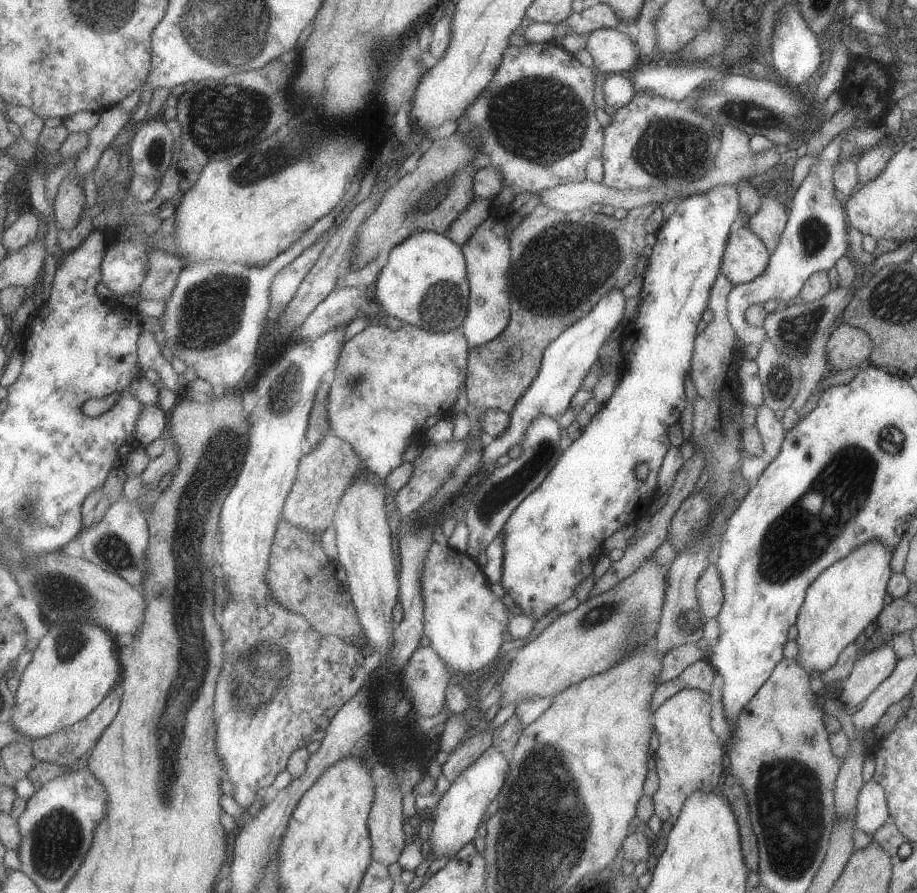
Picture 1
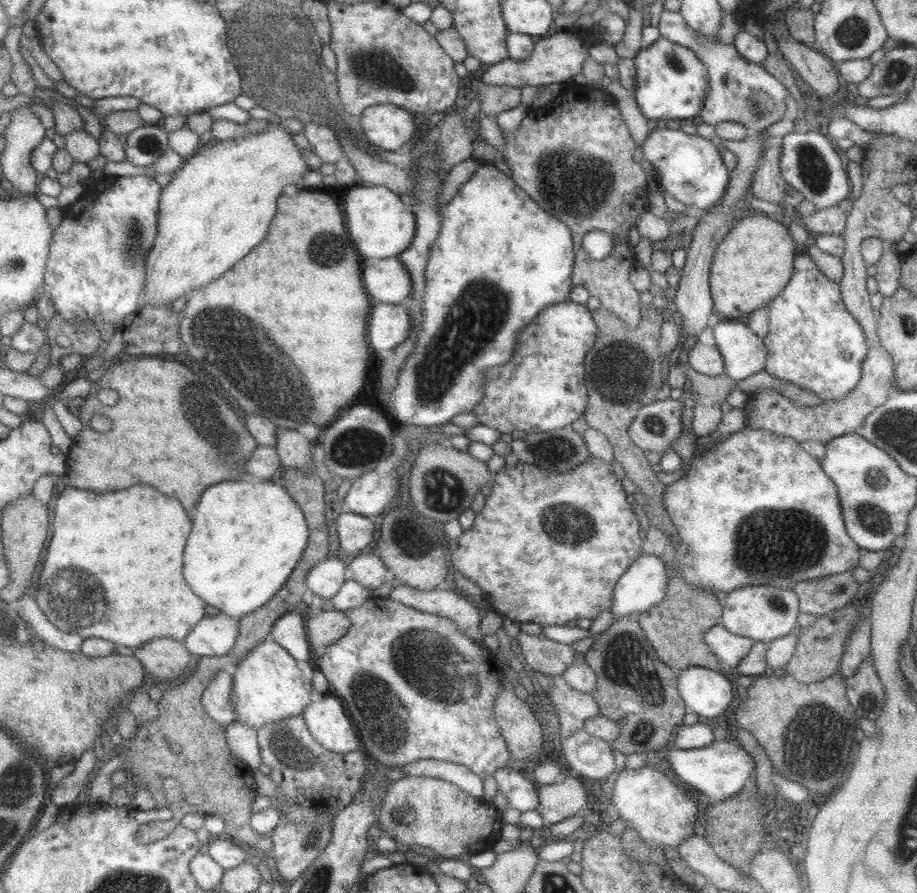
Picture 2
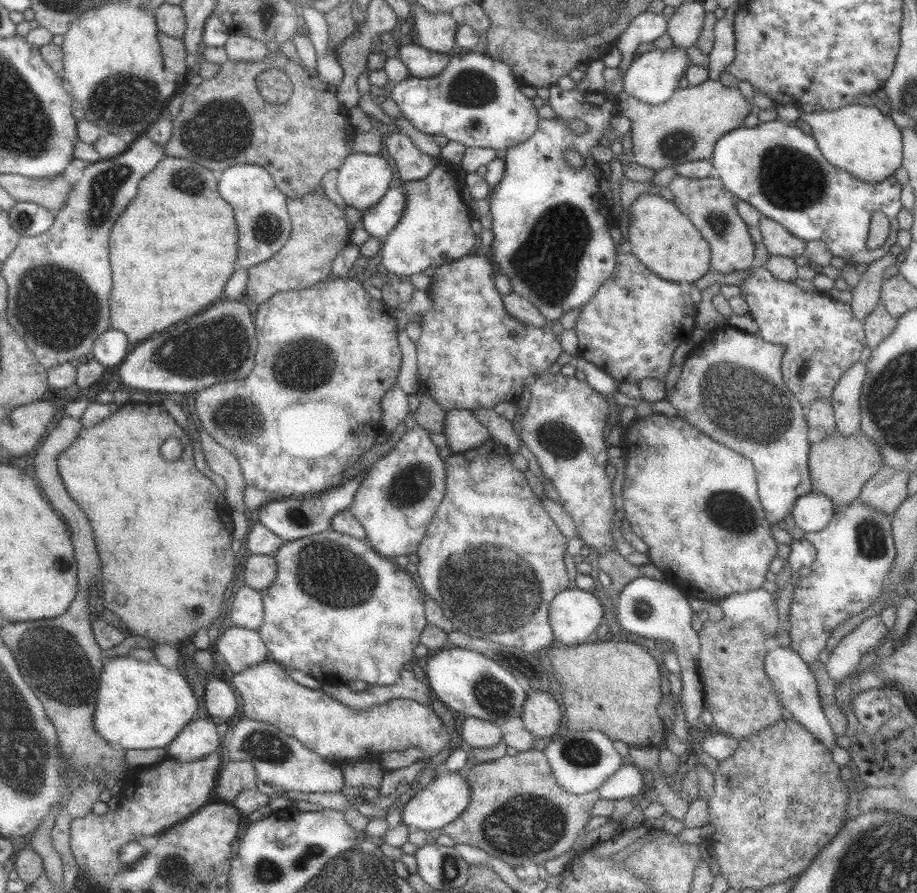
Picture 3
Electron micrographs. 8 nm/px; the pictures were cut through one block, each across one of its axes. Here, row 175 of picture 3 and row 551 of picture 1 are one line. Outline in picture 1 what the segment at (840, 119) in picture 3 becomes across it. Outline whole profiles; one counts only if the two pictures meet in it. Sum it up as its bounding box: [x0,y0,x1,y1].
[795,540,893,677]

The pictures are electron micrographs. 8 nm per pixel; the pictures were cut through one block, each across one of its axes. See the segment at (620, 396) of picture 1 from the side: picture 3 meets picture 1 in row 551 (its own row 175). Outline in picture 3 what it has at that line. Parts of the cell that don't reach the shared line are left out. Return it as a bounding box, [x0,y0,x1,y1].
[491,85,620,324]

